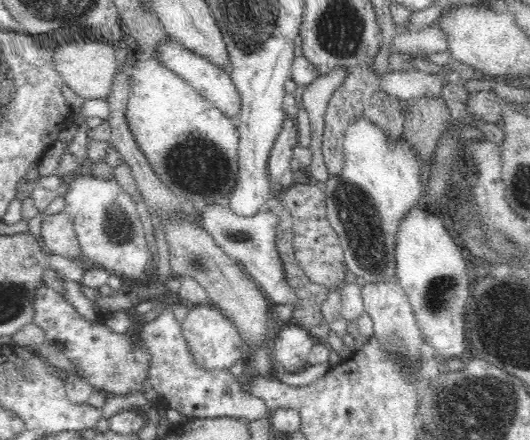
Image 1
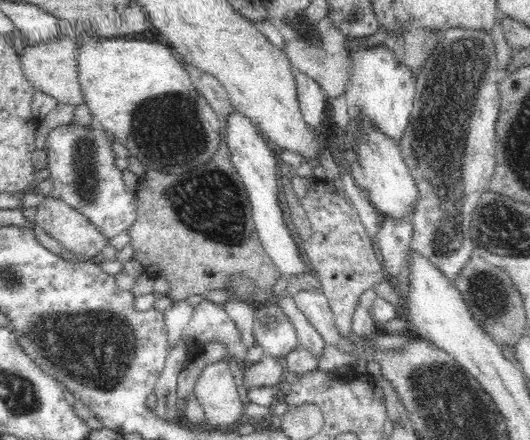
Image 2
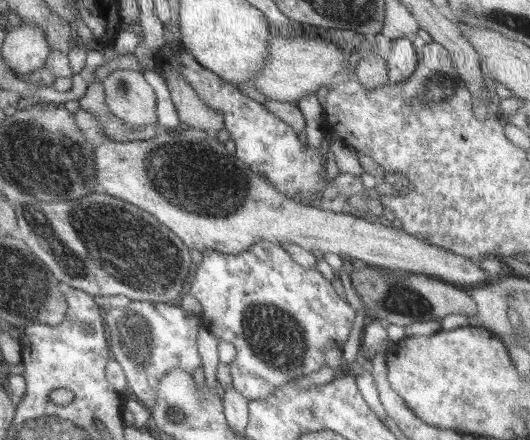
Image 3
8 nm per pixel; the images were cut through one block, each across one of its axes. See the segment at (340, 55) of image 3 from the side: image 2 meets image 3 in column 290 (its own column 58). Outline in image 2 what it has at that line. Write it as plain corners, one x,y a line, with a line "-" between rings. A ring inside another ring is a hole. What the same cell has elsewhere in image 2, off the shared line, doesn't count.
56,37
46,42
38,42
34,46
25,45
23,51
19,53
20,67
24,77
28,79
30,85
40,92
45,92
48,96
54,97
58,103
71,106
85,104
84,93
78,81
78,41
69,37

